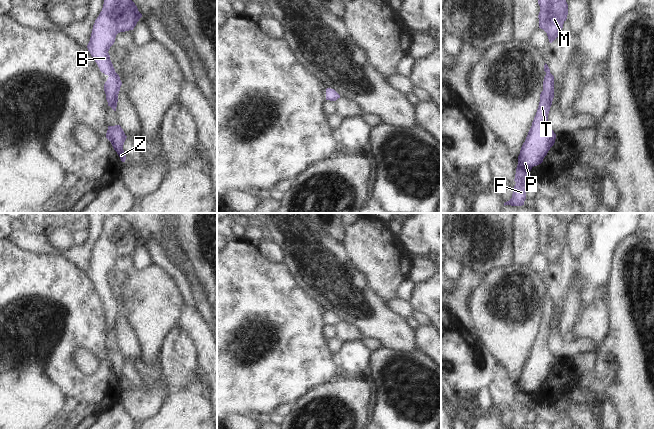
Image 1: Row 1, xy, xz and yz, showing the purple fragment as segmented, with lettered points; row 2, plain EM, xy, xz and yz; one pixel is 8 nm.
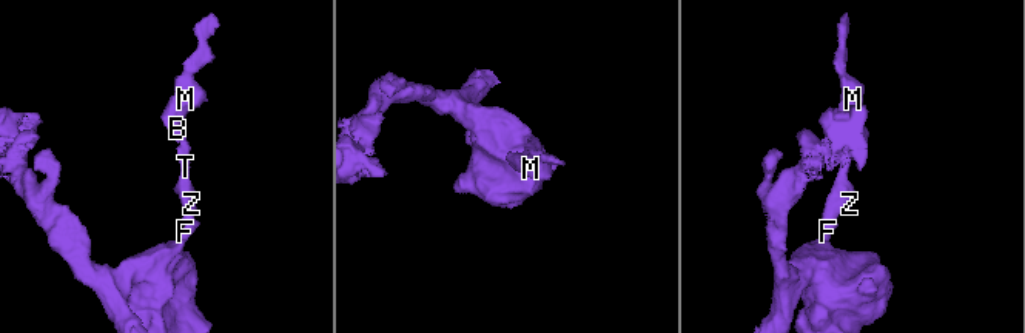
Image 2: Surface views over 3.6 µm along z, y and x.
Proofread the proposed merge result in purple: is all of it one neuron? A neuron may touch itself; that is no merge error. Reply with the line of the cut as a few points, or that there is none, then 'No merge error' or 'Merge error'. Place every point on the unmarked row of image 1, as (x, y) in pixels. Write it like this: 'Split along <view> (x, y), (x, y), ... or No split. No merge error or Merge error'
No split. No merge error.

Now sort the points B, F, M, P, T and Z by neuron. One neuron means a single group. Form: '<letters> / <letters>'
B F M P T Z

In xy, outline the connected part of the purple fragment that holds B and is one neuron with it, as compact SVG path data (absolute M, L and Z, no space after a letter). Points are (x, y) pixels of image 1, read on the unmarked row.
M113 213L104 220L102 235L95 244L87 269L100 295L109 300L104 315L108 330L114 335L122 306L115 296L108 275L114 268L116 259L133 254L141 241L135 227L121 213Z

